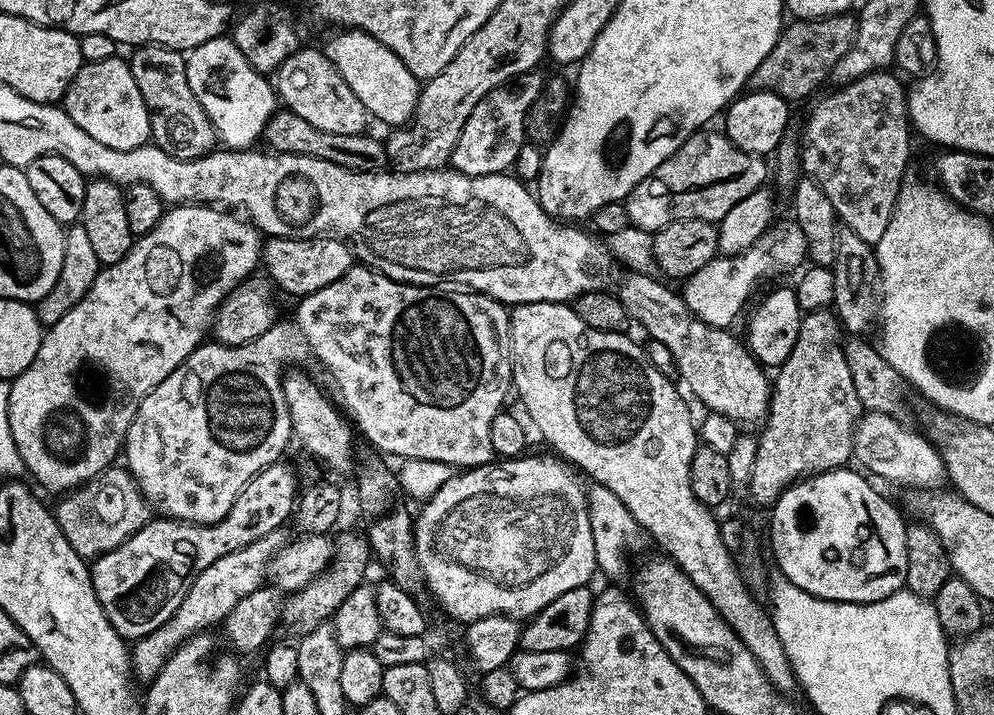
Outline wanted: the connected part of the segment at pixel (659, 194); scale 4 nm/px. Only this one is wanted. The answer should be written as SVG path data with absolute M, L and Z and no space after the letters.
M723 131L693 132L689 135L687 142L675 149L672 155L665 156L662 163L656 165L656 168L649 172L646 178L638 182L638 186L630 190L630 194L623 201L626 214L629 216L629 225L655 234L666 226L670 226L670 222L679 220L719 222L722 218L726 218L727 212L736 203L742 202L742 198L747 198L750 194L754 194L754 190L765 187L767 180L764 179L767 176L769 179L770 176L770 164L768 168L768 163L765 157L751 156L746 150L734 146L734 142L730 142L730 138L725 136Z

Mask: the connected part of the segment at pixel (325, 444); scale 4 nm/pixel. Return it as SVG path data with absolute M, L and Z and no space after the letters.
M288 370L285 371L283 378L286 406L290 410L295 443L300 443L314 459L321 460L326 467L333 468L336 472L350 471L352 451L356 448L358 436L349 417L335 403L332 405L328 401L327 394L306 373Z

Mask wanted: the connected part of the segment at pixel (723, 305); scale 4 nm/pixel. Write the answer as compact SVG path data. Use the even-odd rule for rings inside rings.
M795 222L787 223L781 226L780 232L765 232L762 238L758 238L756 245L746 250L742 256L717 255L716 259L706 262L702 270L683 281L682 295L685 306L702 322L715 328L731 329L736 315L751 298L756 284L762 283L770 276L780 276L783 272L795 273L805 263L808 255L806 238Z

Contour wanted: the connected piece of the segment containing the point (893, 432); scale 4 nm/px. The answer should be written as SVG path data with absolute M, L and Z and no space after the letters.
M865 411L857 419L852 450L855 459L860 459L859 467L869 468L873 477L881 476L892 484L908 484L904 486L909 489L943 489L948 480L948 472L944 469L944 459L940 457L935 443L929 440L927 435L918 436L910 429L903 428L900 422L890 414L869 411Z

